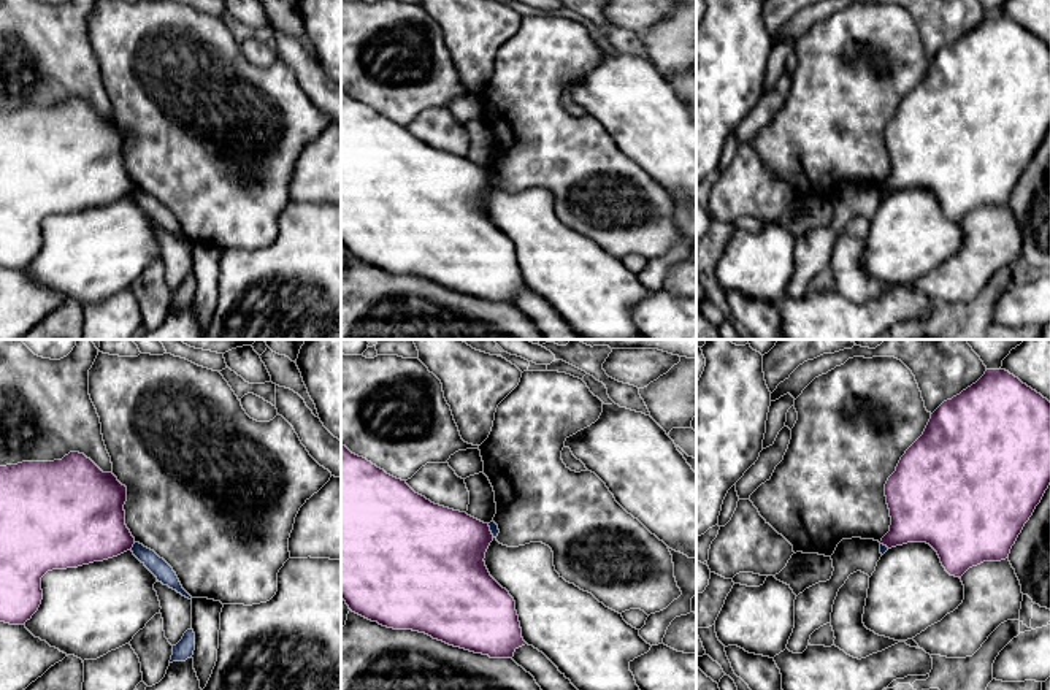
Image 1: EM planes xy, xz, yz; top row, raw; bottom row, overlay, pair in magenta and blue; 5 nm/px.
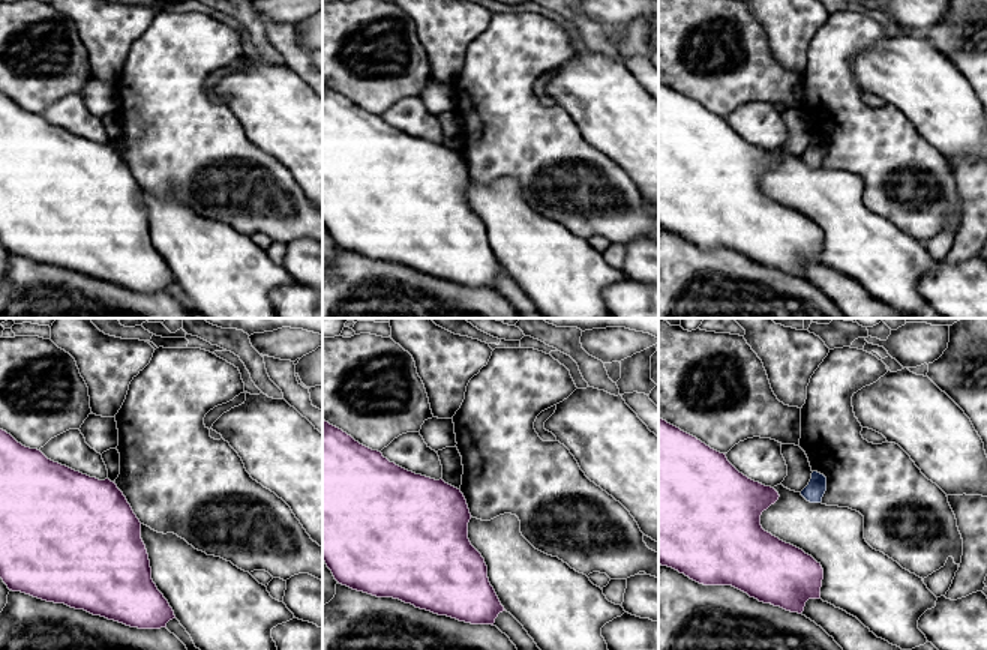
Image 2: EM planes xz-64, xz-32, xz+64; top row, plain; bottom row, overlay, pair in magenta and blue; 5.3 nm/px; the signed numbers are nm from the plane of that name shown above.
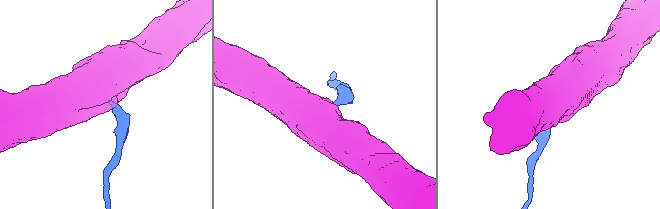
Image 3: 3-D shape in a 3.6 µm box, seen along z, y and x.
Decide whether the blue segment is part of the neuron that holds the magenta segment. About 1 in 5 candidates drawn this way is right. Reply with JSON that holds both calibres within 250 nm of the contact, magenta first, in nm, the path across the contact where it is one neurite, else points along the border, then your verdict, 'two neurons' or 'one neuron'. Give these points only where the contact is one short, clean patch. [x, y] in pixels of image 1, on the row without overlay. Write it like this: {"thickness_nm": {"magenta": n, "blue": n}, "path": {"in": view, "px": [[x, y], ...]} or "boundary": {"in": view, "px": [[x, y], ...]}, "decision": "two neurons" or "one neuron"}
{"thickness_nm": {"magenta": 380, "blue": 90}, "boundary": {"in": "xy", "px": [[135, 187], [130, 194]]}, "decision": "two neurons"}

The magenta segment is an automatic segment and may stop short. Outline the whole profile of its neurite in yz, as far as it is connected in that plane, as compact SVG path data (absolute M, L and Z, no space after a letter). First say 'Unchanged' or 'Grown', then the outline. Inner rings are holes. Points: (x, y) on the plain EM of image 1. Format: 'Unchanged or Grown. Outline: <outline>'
Unchanged. Outline: M987 14L971 32L944 46L923 79L901 102L885 128L890 176L880 189L888 194L926 187L950 220L960 222L983 206L1009 203L1025 168L1050 130L1050 46L1006 14Z

